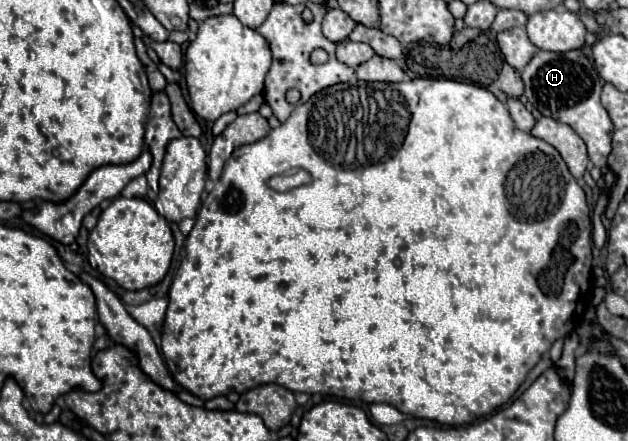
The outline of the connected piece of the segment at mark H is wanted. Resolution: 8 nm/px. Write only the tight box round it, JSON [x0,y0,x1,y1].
[522,50,612,172]

